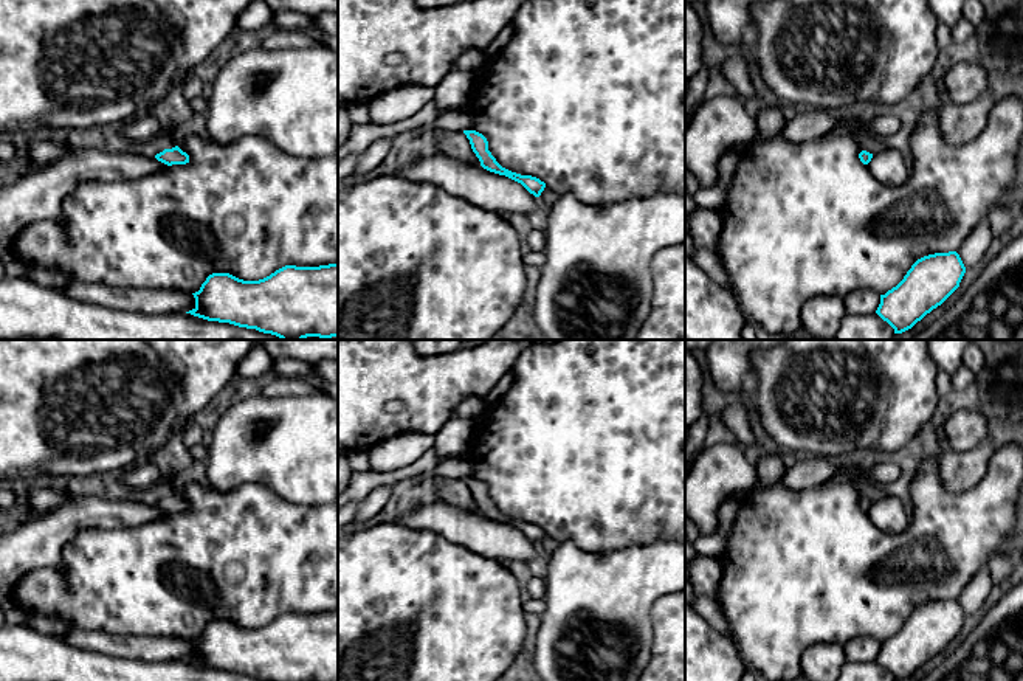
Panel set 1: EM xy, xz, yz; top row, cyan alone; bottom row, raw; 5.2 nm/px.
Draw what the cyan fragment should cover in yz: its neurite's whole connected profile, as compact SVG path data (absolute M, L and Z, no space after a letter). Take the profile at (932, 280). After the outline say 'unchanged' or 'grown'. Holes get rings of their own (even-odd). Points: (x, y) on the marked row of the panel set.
M956 251L924 256L896 287L880 295L876 313L894 334L902 334L941 306L959 287L964 273Z; unchanged

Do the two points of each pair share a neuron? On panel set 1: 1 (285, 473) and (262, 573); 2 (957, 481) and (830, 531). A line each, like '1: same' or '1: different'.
1: different
2: different

